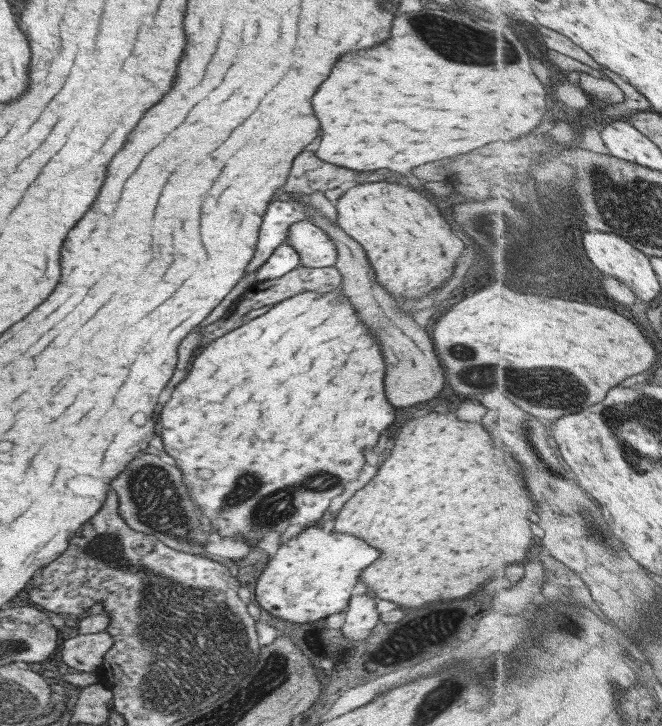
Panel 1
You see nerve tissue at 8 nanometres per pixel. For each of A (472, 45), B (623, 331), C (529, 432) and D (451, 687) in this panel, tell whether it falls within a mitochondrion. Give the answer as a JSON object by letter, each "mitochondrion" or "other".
{"A":"mitochondrion","B":"other","C":"mitochondrion","D":"mitochondrion"}

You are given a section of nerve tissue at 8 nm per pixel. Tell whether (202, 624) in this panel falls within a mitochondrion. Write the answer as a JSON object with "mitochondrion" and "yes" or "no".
{"mitochondrion":"yes"}

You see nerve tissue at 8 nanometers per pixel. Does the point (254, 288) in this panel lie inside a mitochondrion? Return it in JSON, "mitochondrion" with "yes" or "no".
{"mitochondrion":"no"}

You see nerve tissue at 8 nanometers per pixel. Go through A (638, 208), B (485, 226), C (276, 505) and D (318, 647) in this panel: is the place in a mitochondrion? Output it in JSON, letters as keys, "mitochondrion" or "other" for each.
{"A":"mitochondrion","B":"mitochondrion","C":"mitochondrion","D":"other"}

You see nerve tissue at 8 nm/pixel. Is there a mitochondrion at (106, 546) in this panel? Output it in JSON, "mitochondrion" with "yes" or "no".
{"mitochondrion":"yes"}

